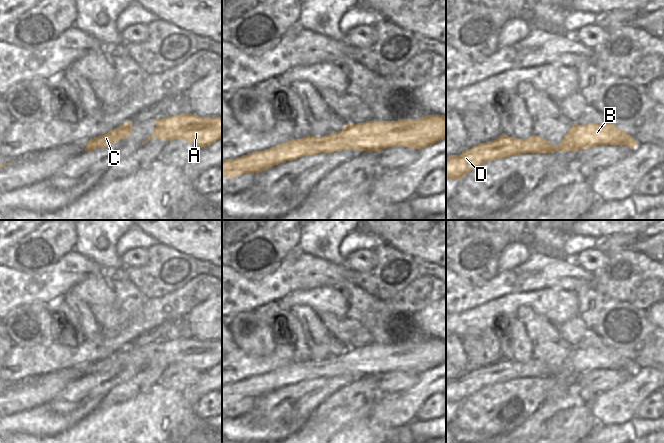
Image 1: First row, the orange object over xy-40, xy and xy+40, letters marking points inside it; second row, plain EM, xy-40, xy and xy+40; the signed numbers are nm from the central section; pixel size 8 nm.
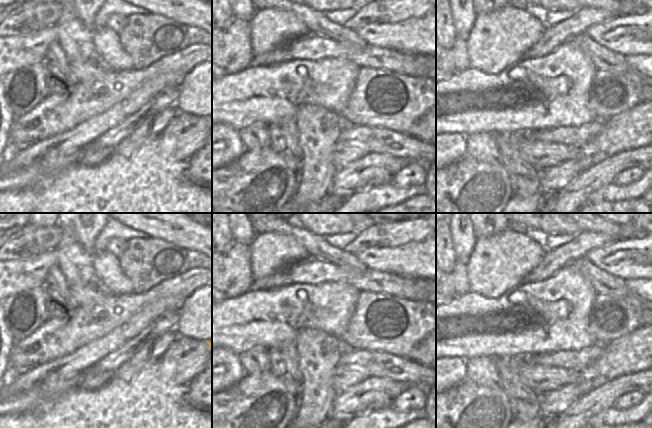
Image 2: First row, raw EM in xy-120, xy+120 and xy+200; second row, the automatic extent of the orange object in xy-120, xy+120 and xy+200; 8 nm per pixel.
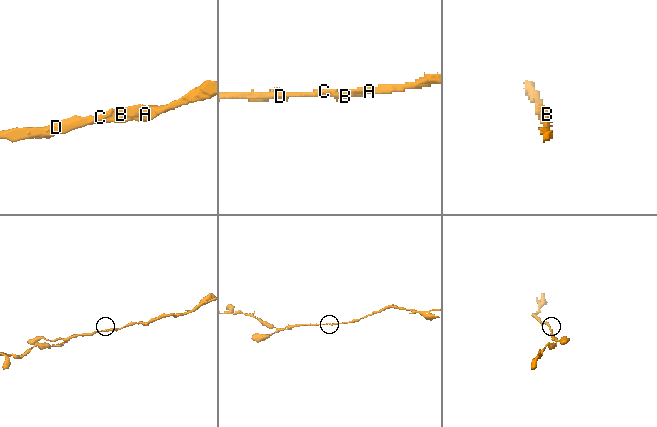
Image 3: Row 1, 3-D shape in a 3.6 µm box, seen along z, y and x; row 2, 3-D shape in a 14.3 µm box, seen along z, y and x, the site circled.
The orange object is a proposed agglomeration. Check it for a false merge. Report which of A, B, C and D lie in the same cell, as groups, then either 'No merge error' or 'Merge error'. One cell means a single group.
Groups: A B C D. No merge error

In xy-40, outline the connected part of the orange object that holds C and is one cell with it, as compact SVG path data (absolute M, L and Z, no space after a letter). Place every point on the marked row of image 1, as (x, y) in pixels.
M129 121L123 124L122 126L111 130L105 135L94 137L89 140L85 148L85 151L93 151L100 147L108 147L124 138L128 138L130 136L130 132L132 131L132 129L132 121Z

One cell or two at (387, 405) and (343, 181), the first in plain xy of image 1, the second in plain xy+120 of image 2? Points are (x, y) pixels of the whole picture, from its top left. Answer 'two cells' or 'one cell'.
one cell

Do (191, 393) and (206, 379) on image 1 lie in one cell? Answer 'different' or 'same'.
same

